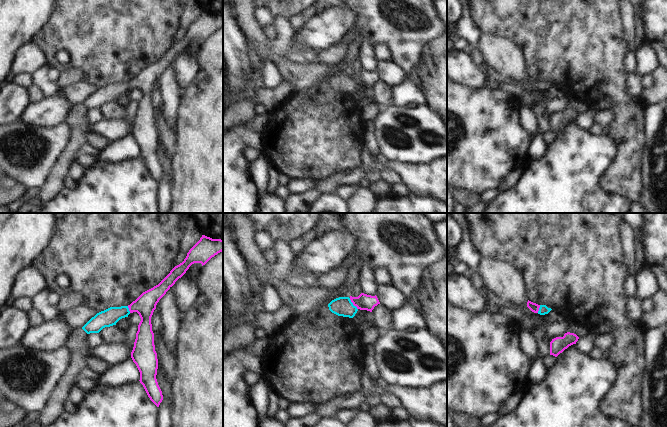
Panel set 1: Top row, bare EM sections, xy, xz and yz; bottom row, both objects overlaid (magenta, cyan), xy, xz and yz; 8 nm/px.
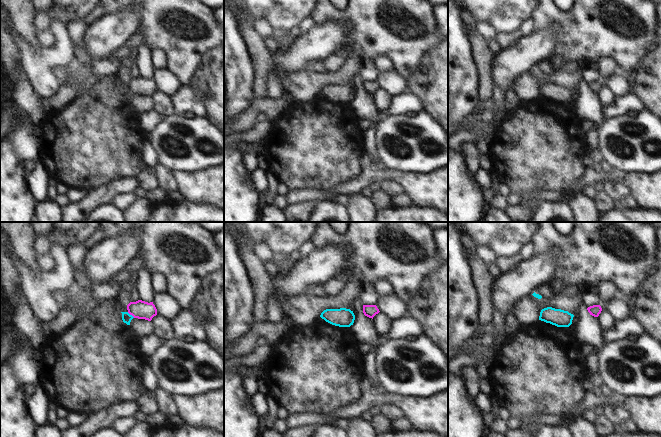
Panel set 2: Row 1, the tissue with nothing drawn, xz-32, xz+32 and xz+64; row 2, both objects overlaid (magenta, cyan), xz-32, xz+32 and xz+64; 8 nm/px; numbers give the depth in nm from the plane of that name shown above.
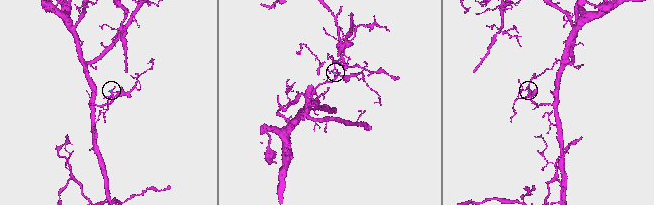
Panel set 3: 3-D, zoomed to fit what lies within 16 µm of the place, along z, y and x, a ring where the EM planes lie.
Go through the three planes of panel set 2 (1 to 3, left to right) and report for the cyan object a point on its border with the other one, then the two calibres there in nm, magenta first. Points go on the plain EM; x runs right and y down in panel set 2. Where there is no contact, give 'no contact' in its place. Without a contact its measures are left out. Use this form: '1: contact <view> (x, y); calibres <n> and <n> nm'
1: contact xz-32 (131, 90); calibres 150 and 80 nm
2: no contact
3: no contact

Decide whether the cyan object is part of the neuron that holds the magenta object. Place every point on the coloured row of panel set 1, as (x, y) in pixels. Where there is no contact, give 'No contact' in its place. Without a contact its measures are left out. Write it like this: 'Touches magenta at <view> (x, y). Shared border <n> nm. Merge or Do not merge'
Touches magenta at xz (353, 304). Shared border 120 nm. Merge.

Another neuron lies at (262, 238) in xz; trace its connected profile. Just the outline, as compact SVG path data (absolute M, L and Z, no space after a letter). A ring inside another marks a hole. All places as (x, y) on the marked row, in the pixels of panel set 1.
M257 231L255 234L255 242L260 249L270 248L274 245L274 239L270 236L267 231Z

